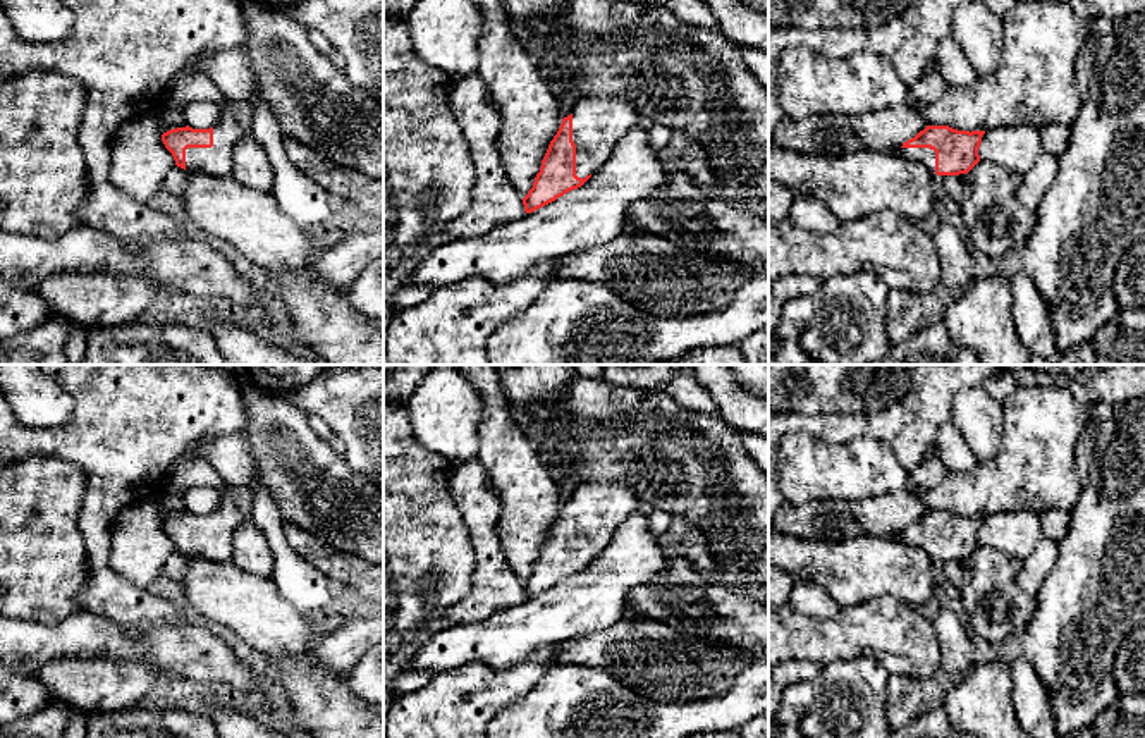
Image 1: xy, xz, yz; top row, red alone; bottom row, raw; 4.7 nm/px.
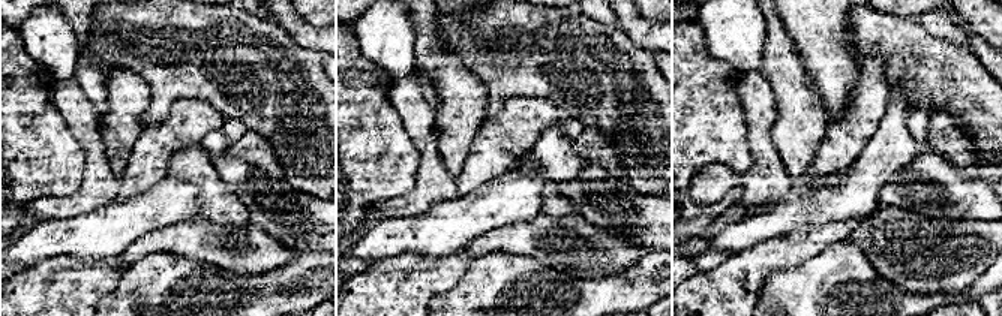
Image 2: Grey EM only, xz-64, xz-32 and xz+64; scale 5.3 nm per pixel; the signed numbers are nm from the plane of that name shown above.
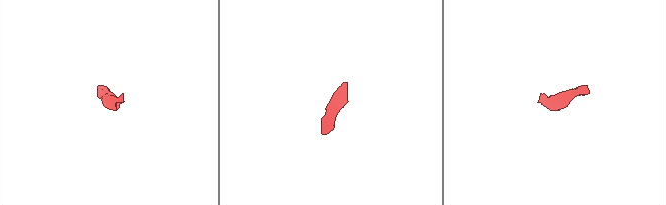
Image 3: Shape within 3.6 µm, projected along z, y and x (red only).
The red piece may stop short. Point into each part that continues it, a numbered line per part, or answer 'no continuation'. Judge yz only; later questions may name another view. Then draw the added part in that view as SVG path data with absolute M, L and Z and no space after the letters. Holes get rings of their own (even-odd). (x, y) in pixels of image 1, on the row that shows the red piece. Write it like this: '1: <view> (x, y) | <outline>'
1: yz (924, 155) | M901 148L899 153L909 160L925 165L930 174L935 174L935 151L930 148Z

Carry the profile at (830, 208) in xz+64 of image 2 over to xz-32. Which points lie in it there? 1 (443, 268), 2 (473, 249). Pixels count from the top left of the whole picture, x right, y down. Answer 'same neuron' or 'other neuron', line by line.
1: other neuron
2: other neuron

